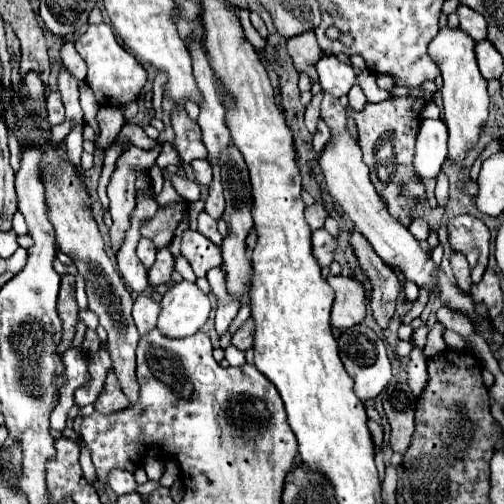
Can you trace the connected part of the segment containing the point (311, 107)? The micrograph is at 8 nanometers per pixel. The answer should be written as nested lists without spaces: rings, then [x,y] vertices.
[[[323,92],[320,95],[314,95],[312,101],[306,107],[306,127],[310,133],[316,133],[318,129],[318,121],[320,121],[320,99],[323,97]]]

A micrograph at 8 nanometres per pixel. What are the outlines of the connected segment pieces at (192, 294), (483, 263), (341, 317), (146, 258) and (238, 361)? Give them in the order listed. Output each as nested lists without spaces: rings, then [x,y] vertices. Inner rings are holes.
[[[180,281],[162,297],[158,329],[170,337],[194,335],[210,315],[210,297],[190,281]]]
[[[458,215],[448,223],[448,239],[454,251],[466,255],[472,271],[472,281],[478,283],[488,267],[490,231],[474,215]]]
[[[328,277],[330,287],[336,293],[334,305],[332,305],[332,315],[330,315],[330,325],[334,329],[348,329],[352,325],[362,323],[366,315],[366,293],[364,287],[352,279],[352,277]]]
[[[140,239],[136,251],[138,251],[138,257],[144,263],[144,267],[150,269],[154,265],[154,261],[156,261],[156,247],[154,247],[154,243],[150,243],[150,239]]]
[[[230,345],[230,347],[224,351],[224,355],[226,355],[226,361],[228,361],[230,365],[234,365],[234,367],[238,367],[238,365],[244,365],[244,363],[246,363],[246,361],[244,361],[244,351],[236,349],[234,345]]]

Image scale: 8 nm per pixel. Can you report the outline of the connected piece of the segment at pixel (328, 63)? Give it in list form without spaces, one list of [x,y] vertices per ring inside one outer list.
[[[324,55],[318,63],[318,77],[320,77],[320,85],[326,93],[334,95],[334,97],[342,97],[350,91],[350,87],[356,83],[356,73],[350,65],[340,63],[336,57],[332,55]]]

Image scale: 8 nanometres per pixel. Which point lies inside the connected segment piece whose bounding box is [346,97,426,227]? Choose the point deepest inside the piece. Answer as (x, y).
(387, 130)

